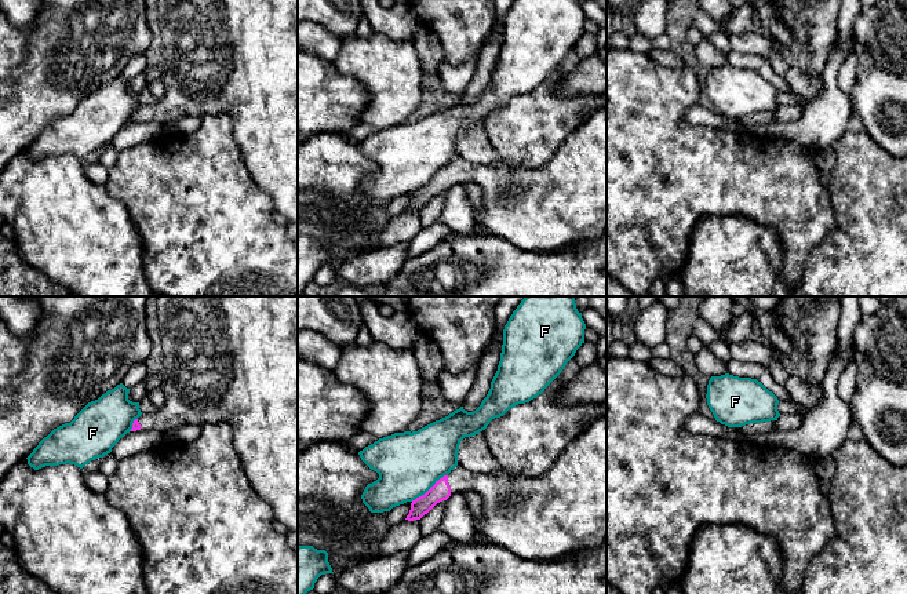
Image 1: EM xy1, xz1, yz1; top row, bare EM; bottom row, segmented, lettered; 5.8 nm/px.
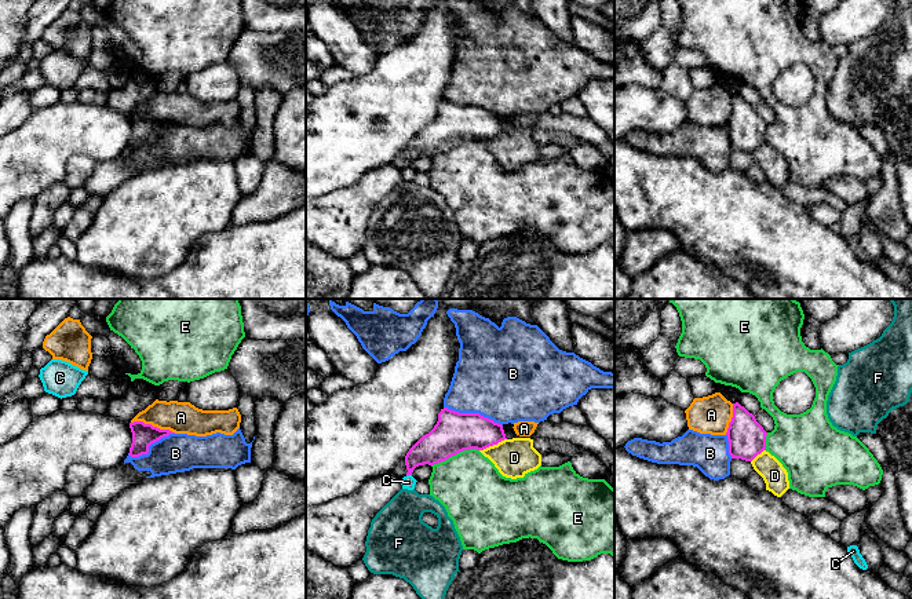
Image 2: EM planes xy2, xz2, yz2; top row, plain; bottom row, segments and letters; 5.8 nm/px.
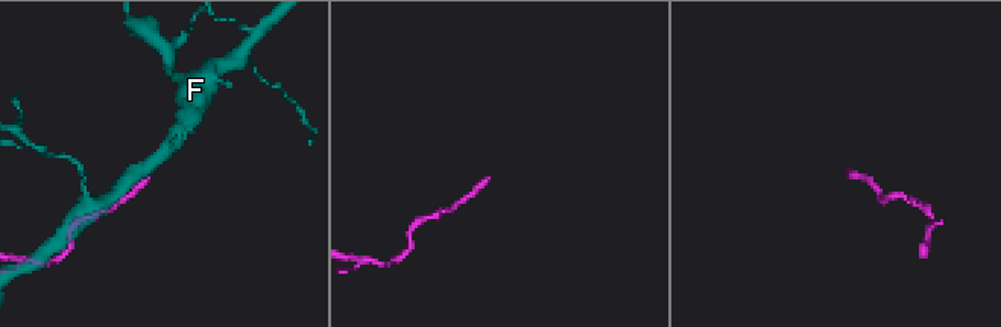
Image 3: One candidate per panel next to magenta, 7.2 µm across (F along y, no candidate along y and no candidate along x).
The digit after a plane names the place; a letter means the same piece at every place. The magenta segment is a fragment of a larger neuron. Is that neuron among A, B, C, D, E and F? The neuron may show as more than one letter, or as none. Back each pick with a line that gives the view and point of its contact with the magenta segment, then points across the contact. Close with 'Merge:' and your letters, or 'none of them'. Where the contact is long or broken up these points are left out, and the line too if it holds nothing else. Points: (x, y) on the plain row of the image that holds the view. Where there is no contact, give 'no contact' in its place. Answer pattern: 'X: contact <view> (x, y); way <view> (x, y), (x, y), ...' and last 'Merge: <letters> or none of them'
Merge: none of them

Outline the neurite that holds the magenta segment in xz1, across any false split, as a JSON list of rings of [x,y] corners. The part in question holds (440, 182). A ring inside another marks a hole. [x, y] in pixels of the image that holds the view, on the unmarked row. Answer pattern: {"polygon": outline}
{"polygon": [[[607,106],[576,127],[539,168],[517,167],[502,160],[495,165],[474,165],[456,157],[422,187],[411,194],[405,211],[420,211],[437,194],[463,181],[476,182],[482,190],[482,216],[478,221],[489,234],[503,238],[520,249],[549,251],[572,243],[598,238],[607,230]]]}

